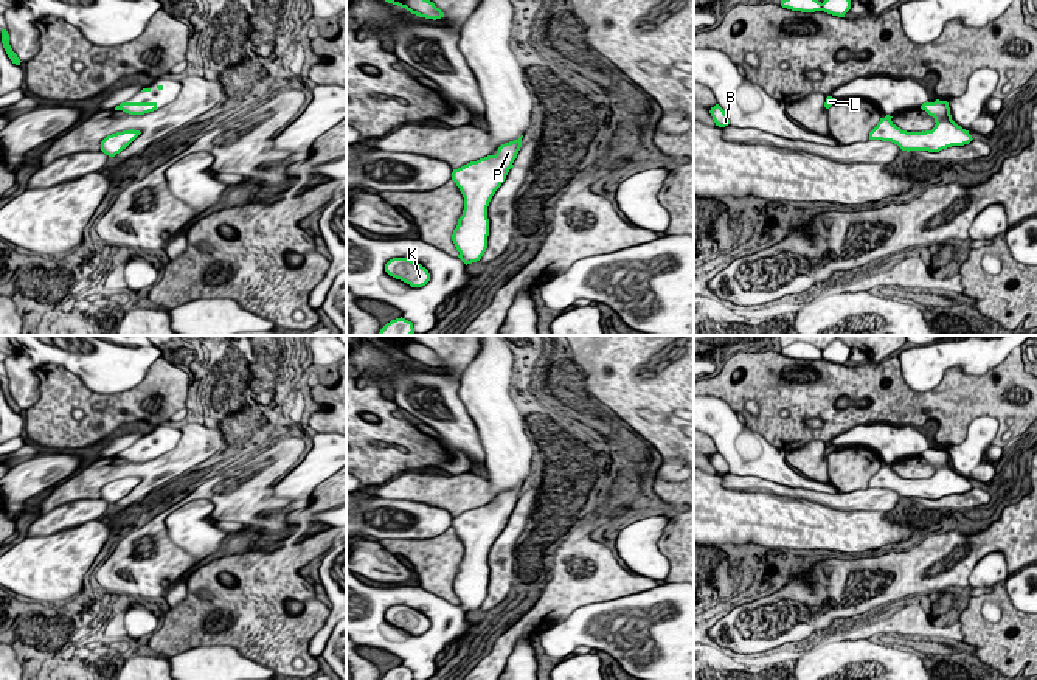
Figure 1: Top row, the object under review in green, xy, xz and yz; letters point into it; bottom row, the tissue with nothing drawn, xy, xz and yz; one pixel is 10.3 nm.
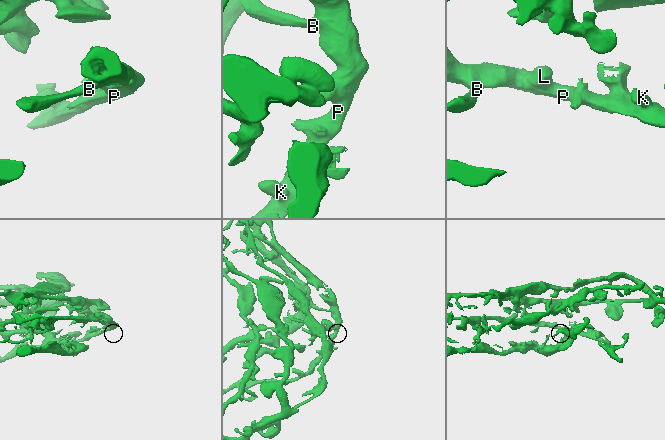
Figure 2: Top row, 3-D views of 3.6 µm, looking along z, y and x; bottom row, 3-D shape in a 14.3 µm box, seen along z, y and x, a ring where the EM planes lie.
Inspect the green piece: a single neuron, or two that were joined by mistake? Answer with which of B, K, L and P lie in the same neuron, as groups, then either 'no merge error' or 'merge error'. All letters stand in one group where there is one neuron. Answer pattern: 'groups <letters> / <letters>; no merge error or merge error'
groups B K L P; no merge error

